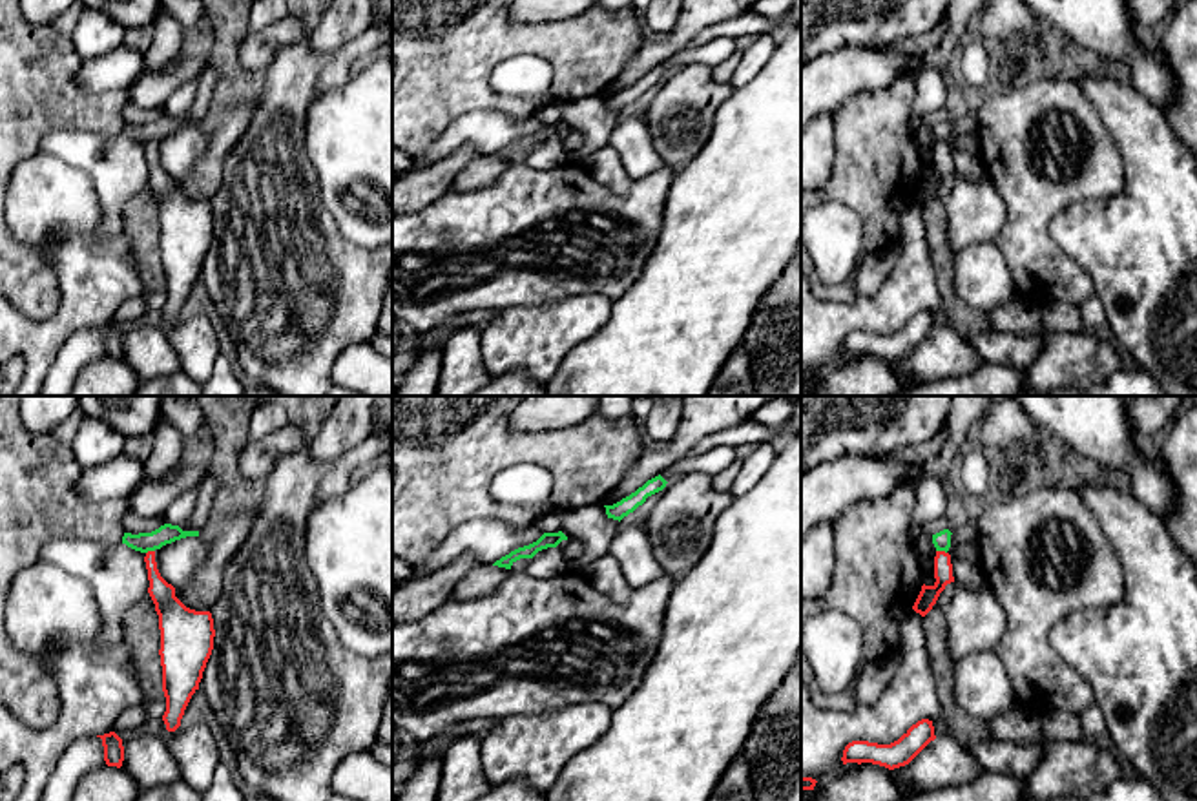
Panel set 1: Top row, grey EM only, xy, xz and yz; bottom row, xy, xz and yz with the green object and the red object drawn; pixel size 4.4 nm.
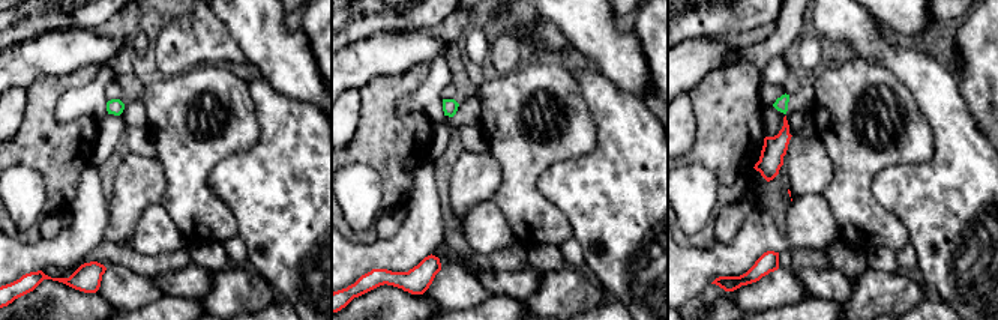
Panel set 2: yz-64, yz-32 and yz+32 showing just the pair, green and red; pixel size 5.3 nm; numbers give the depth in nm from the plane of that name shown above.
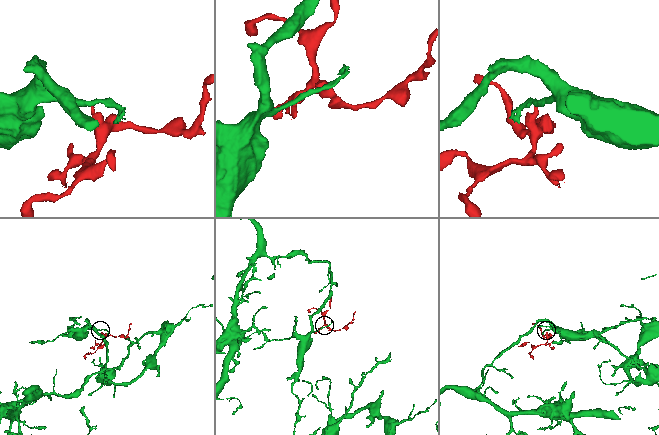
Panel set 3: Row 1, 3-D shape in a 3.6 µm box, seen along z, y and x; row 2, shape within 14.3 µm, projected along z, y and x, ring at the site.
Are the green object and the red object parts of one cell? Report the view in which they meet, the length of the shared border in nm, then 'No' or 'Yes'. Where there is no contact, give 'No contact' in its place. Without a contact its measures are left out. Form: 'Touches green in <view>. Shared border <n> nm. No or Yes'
Touches green in yz. Shared border 50 nm. No

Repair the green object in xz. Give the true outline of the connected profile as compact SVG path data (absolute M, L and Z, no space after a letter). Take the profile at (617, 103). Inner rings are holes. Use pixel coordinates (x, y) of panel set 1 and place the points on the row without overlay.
M659 66L659 68L651 69L651 71L648 71L642 78L639 78L635 84L622 89L620 93L617 93L613 97L604 97L608 109L613 109L613 111L620 113L624 108L628 108L639 97L642 97L648 88L662 82L666 78L666 75L668 73Z

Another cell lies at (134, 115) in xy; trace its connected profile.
M128 102L126 108L122 109L124 124L131 124L131 126L151 124L164 115L168 115L164 111L164 108L141 109L141 108L133 106L131 102Z

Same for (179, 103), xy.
M192 78L179 88L175 88L162 106L164 111L172 117L181 117L190 111L193 97L195 97L197 78Z

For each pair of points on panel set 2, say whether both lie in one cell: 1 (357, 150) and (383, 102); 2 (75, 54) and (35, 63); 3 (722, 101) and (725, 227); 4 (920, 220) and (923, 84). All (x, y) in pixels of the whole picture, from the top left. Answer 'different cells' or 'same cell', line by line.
1: same cell
2: same cell
3: different cells
4: same cell

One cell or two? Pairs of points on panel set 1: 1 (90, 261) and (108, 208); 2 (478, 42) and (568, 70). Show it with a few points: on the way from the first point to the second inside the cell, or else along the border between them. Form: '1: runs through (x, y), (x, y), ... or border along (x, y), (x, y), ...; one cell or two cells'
1: border along (95, 194), (97, 234), (121, 236); two cells
2: runs through (500, 42), (541, 42), (546, 48); one cell

